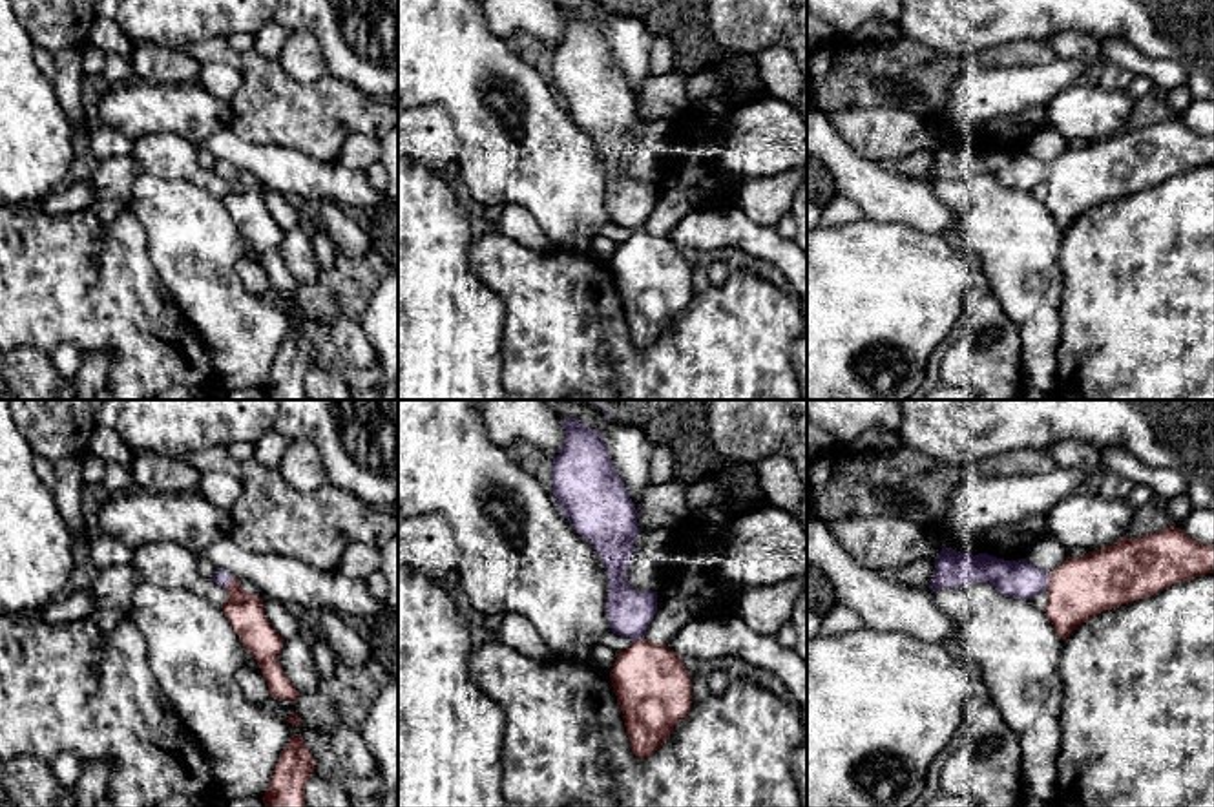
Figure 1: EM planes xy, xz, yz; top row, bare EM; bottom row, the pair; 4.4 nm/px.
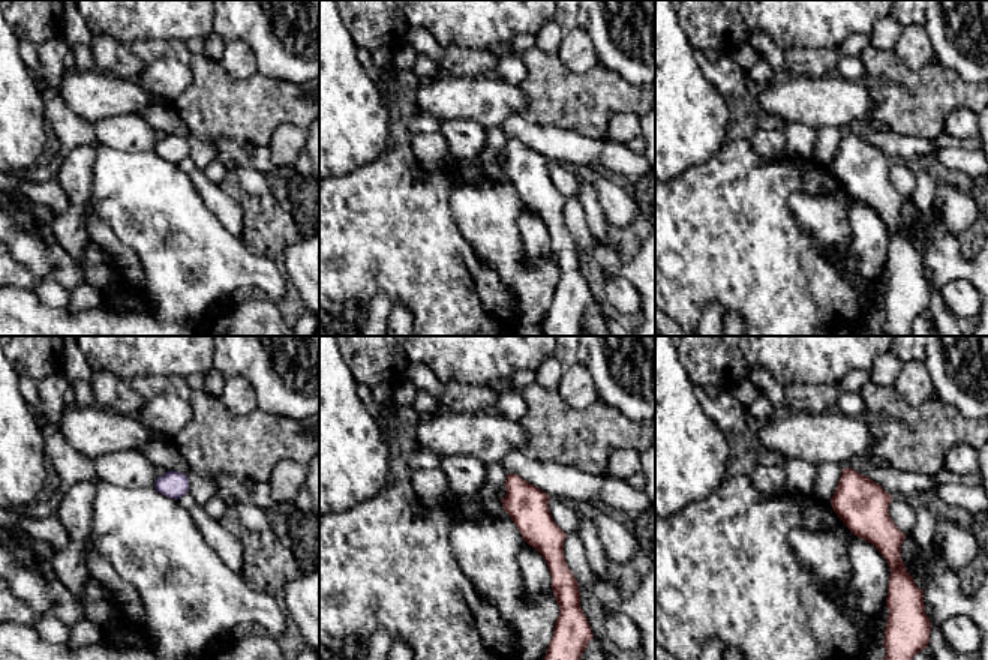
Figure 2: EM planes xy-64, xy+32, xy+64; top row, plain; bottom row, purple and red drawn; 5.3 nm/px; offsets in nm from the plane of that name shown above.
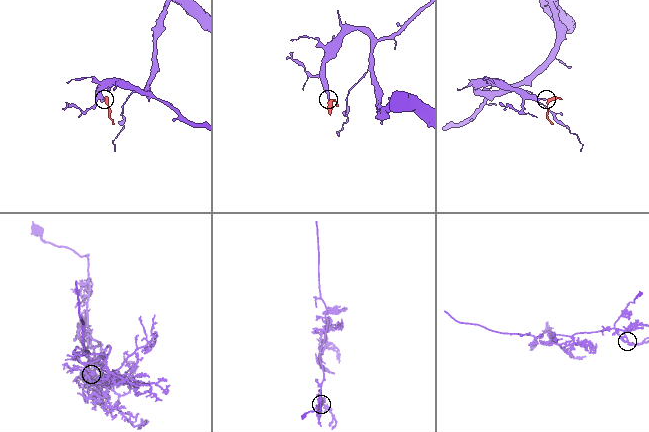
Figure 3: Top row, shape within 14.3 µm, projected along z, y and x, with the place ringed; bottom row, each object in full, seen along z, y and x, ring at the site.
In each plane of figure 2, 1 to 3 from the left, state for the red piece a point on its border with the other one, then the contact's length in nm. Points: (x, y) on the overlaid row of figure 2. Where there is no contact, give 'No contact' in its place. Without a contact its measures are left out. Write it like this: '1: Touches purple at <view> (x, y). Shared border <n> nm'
1: No contact
2: No contact
3: No contact

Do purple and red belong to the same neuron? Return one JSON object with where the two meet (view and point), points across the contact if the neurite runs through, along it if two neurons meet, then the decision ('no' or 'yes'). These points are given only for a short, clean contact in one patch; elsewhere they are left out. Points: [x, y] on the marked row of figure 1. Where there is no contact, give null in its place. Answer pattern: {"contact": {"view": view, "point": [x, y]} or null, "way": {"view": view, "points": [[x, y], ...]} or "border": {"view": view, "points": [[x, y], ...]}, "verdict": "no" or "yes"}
{"contact": {"view": "yz", "point": [1048, 581]}, "way": {"view": "yz", "points": [[1021, 579], [1048, 581], [1083, 586]]}, "verdict": "yes"}

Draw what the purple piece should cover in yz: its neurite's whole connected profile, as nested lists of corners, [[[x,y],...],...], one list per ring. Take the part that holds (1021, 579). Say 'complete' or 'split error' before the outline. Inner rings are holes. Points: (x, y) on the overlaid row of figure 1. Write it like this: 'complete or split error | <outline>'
split error | [[[1174,524],[1137,539],[1121,537],[1084,557],[1066,557],[1052,573],[1026,559],[1004,561],[942,548],[935,557],[931,593],[969,582],[989,582],[1015,599],[1031,599],[1046,590],[1046,617],[1064,641],[1106,610],[1207,573],[1214,573],[1214,544],[1198,542]]]

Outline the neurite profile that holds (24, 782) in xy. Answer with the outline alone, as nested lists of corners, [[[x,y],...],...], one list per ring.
[[[38,758],[0,760],[0,807],[77,807],[77,789],[62,787]]]

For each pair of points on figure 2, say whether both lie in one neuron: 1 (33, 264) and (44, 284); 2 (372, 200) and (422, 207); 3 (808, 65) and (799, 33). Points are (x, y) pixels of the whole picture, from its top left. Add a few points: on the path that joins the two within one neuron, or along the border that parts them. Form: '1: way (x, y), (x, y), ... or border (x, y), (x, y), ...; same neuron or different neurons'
1: way (38, 269), (44, 279); same neuron
2: way (384, 207), (410, 207); same neuron
3: border (838, 42), (829, 47), (787, 48), (784, 51); different neurons

